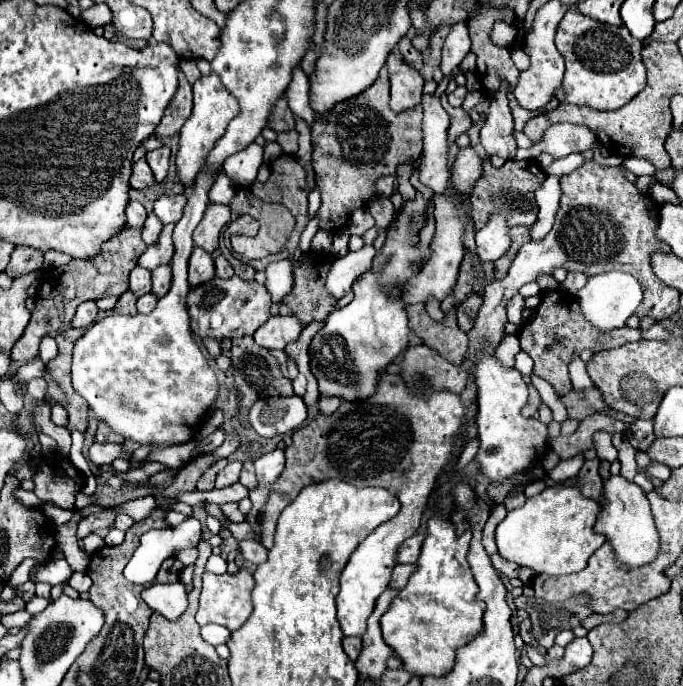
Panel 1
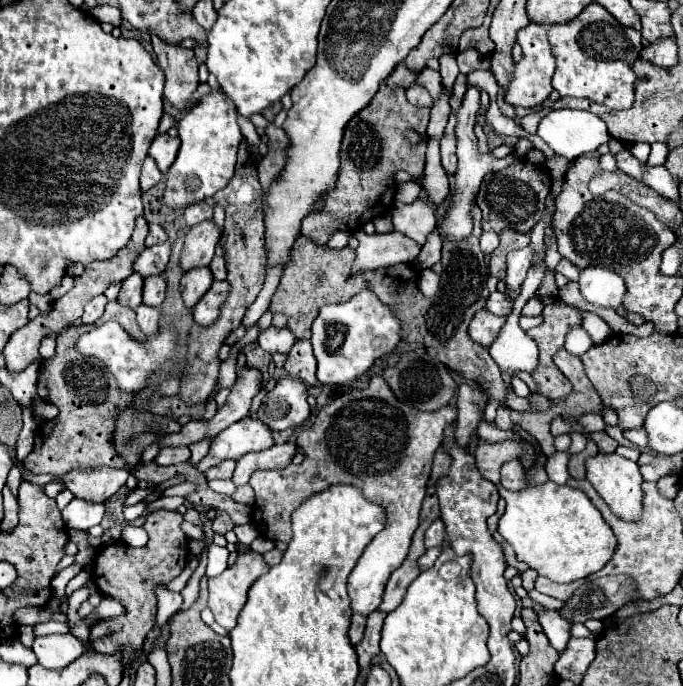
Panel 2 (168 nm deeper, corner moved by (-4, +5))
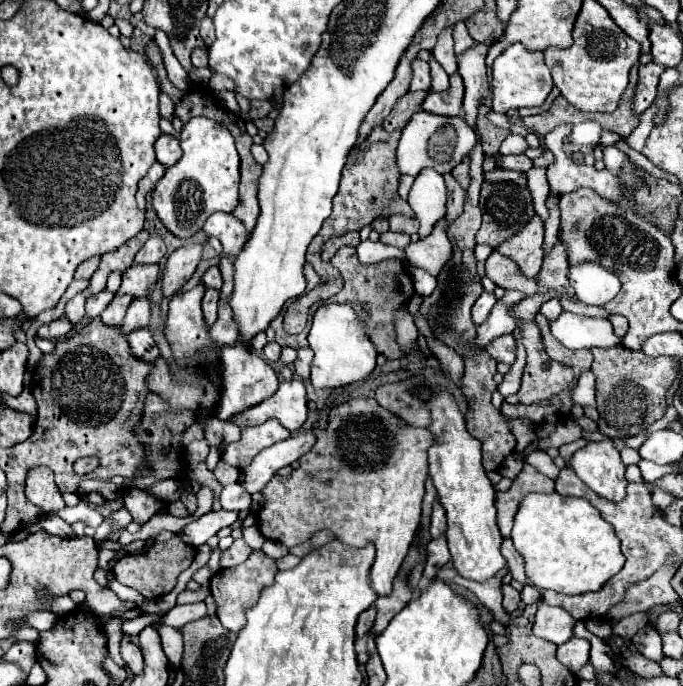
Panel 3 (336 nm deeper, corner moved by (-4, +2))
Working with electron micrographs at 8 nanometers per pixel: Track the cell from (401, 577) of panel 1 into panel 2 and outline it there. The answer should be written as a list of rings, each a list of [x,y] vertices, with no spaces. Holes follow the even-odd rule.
[[[434,547],[434,549],[428,549],[420,559],[418,559],[418,567],[420,567],[420,571],[426,571],[426,569],[430,569],[432,565],[434,565],[434,561],[438,559],[438,553],[440,553],[440,549],[438,547]]]

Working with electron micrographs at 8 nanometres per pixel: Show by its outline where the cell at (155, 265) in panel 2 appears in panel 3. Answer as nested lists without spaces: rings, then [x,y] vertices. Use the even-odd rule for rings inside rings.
[[[132,264],[122,274],[122,286],[118,294],[128,294],[132,298],[146,298],[154,290],[156,280],[158,280],[158,266]]]

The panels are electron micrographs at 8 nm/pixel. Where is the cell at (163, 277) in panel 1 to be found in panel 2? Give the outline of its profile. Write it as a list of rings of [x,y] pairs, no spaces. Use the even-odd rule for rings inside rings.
[[[152,275],[144,279],[144,303],[152,307],[160,307],[166,293],[166,279],[164,275]]]

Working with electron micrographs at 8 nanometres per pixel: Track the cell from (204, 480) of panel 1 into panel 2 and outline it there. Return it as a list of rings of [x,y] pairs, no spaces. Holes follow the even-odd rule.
[[[222,461],[218,467],[212,467],[208,469],[204,475],[206,479],[230,479],[234,473],[234,461]]]

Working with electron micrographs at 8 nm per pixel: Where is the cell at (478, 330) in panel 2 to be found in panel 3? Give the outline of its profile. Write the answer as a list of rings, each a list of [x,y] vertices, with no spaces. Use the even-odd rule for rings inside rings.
[[[504,334],[496,340],[492,340],[486,346],[486,352],[496,360],[496,362],[506,362],[506,364],[514,364],[516,360],[516,340],[512,334]]]

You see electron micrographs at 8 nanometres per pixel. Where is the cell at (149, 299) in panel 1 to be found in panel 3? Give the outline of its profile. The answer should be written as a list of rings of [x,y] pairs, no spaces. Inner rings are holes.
[[[148,328],[134,330],[126,340],[130,342],[130,354],[134,354],[134,358],[142,358],[142,362],[154,362],[160,354]]]

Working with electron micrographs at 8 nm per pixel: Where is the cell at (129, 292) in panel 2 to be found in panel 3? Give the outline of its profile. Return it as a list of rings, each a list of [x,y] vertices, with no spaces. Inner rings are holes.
[[[114,296],[114,300],[108,304],[108,308],[100,314],[100,320],[108,326],[120,326],[130,302],[132,302],[130,296]]]

